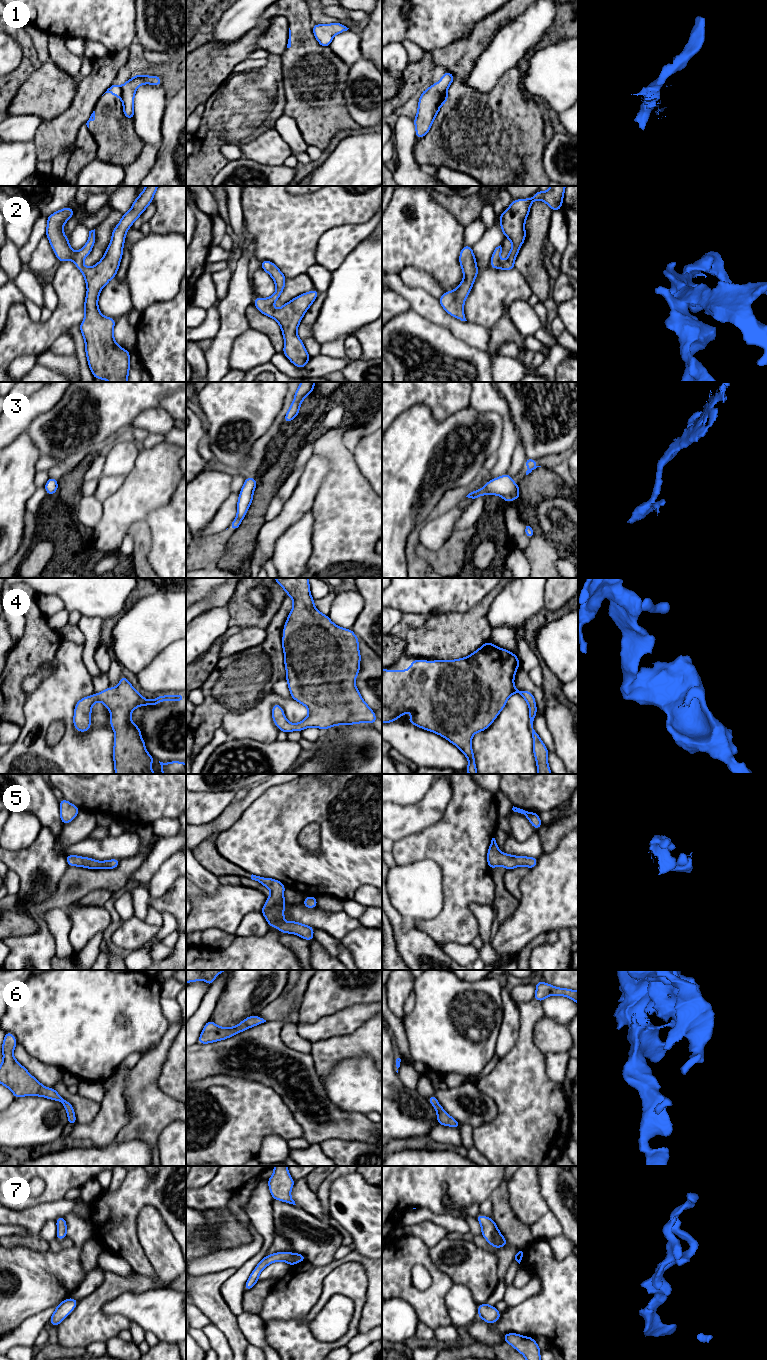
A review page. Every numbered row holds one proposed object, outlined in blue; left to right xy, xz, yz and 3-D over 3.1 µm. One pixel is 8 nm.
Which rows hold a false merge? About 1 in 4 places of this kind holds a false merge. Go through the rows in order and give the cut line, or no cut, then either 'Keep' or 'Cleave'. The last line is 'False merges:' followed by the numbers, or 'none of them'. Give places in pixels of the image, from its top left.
1: Split along xy (121, 87), (122, 98). Cleave
2: No split. Keep
3: No split. Keep
4: No split. Keep
5: No split. Keep
6: No split. Keep
7: No split. Keep
False merges: 1

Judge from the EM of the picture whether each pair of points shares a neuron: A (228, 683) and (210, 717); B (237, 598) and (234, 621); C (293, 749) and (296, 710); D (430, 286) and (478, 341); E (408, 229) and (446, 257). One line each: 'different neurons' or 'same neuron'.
A: same neuron
B: same neuron
C: different neurons
D: different neurons
E: same neuron

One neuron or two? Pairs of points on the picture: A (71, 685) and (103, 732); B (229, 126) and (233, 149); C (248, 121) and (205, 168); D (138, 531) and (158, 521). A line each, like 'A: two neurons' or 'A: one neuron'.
A: one neuron
B: two neurons
C: one neuron
D: two neurons

